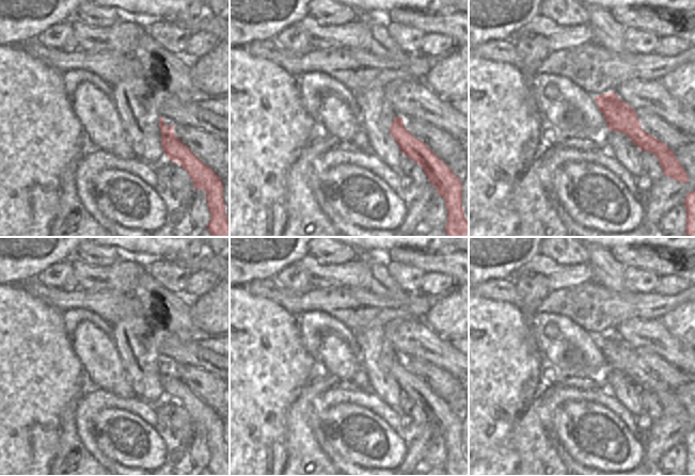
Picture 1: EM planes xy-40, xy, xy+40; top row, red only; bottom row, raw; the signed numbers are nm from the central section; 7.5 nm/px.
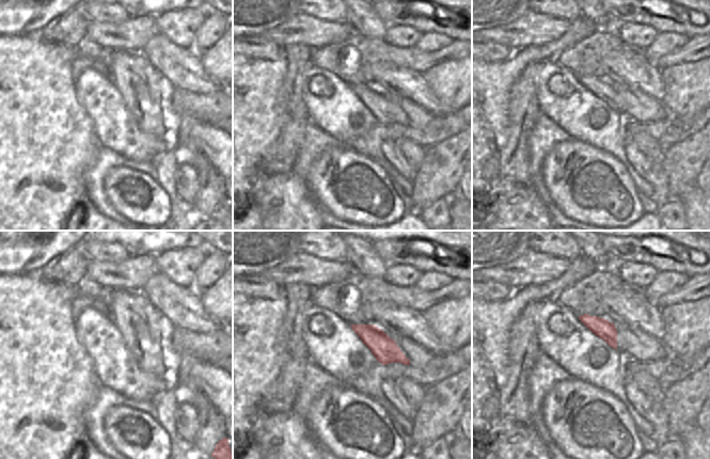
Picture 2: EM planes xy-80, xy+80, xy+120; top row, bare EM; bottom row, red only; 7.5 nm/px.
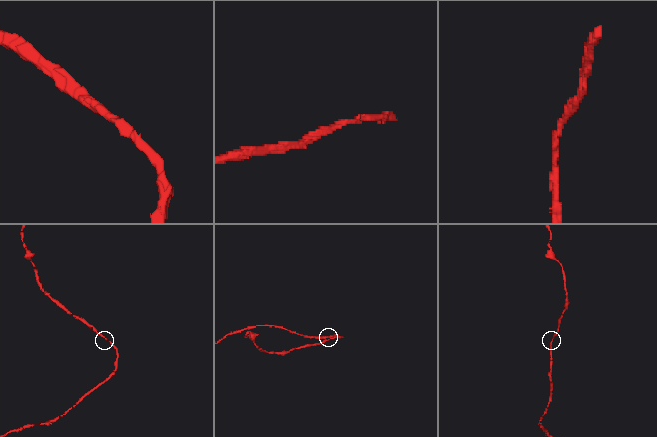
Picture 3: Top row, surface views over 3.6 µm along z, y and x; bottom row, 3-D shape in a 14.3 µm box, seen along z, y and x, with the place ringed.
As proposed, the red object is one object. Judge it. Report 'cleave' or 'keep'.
keep

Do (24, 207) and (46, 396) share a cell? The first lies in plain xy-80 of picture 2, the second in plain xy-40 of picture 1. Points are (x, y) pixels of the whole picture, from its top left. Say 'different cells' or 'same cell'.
same cell

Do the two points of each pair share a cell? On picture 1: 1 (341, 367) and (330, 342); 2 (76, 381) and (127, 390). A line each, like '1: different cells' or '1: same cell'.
1: same cell
2: different cells

